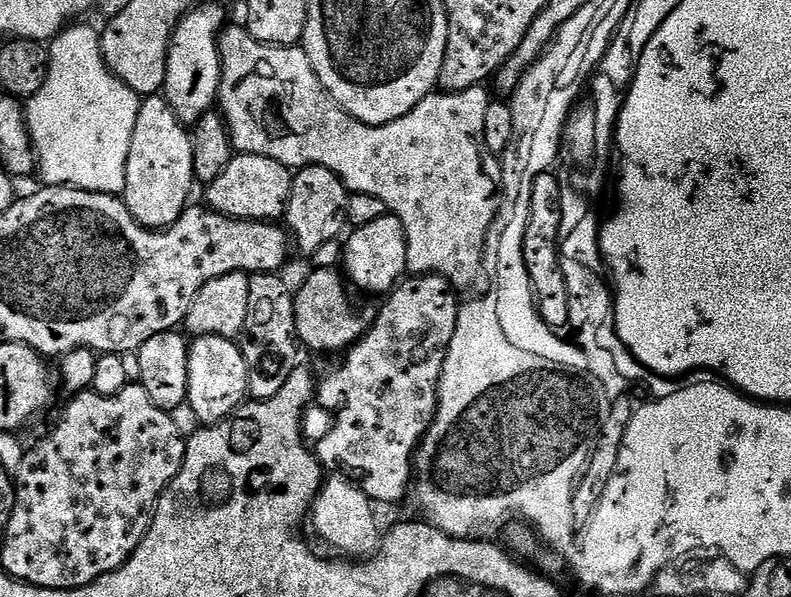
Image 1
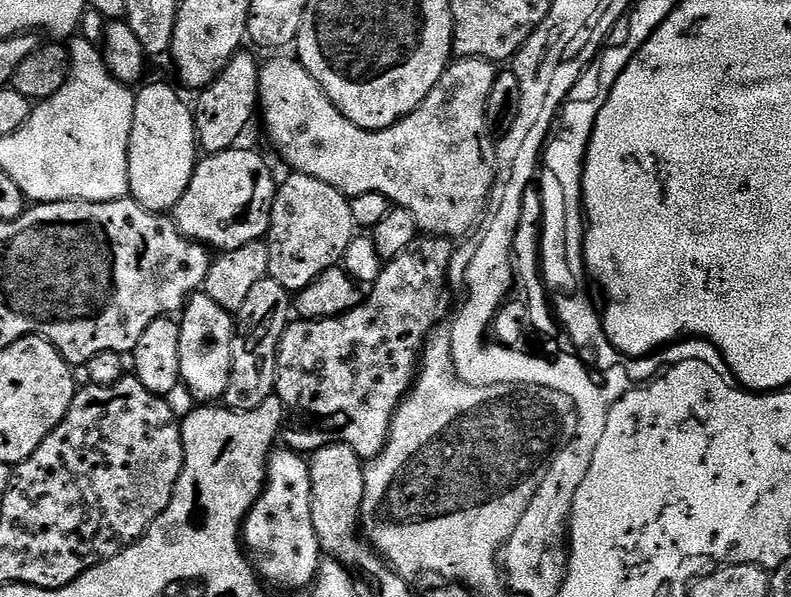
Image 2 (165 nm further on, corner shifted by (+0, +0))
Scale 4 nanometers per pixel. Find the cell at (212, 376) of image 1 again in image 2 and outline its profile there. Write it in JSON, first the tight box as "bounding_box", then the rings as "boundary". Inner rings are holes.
{"bounding_box":[180,290,233,401],"boundary":[[[203,290],[192,296],[182,309],[180,326],[180,378],[197,401],[219,401],[230,386],[232,373],[233,313],[222,310]]]}

